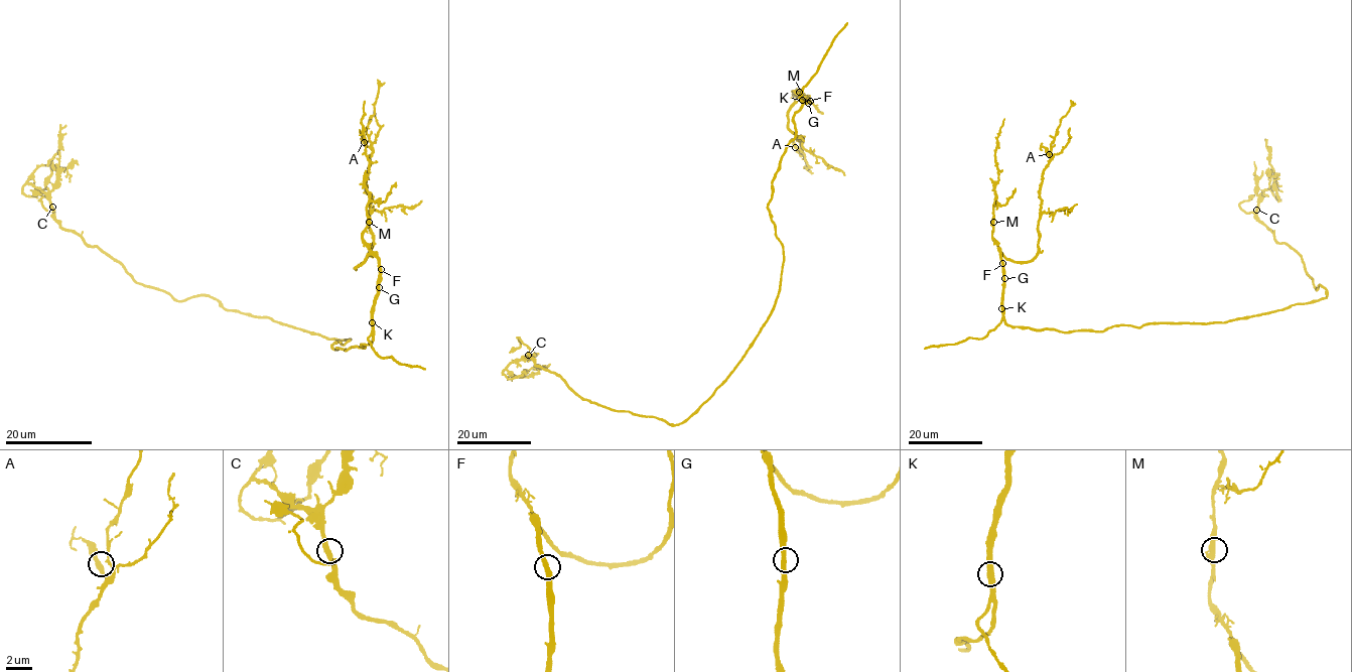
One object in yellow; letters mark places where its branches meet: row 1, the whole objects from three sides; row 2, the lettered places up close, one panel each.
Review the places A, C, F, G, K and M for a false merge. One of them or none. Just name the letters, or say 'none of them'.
none of them

